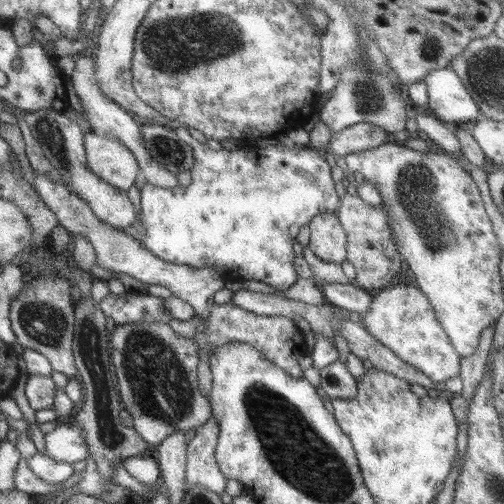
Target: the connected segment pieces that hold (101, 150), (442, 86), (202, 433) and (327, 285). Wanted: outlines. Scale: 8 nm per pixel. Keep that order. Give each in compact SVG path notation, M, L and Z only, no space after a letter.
M95 132L83 134L83 150L87 168L109 186L127 192L137 176L137 162L129 148L117 144L117 140L105 140Z
M451 66L433 70L423 78L427 86L427 110L435 114L441 122L467 124L481 116L473 96L465 90L461 78L451 70Z
M209 418L205 426L195 428L195 436L187 442L187 466L185 466L185 494L193 486L201 486L217 496L225 492L229 480L219 470L215 458L215 446L219 440L221 426Z
M323 282L319 284L319 290L323 292L325 302L333 304L337 310L343 310L351 316L361 316L369 312L369 306L373 298L367 294L367 290L357 288L355 284L333 284L333 282Z

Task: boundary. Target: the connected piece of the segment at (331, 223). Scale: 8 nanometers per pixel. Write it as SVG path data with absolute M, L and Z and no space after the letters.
M319 214L309 222L309 250L321 260L329 264L343 264L345 260L345 232L337 216Z

